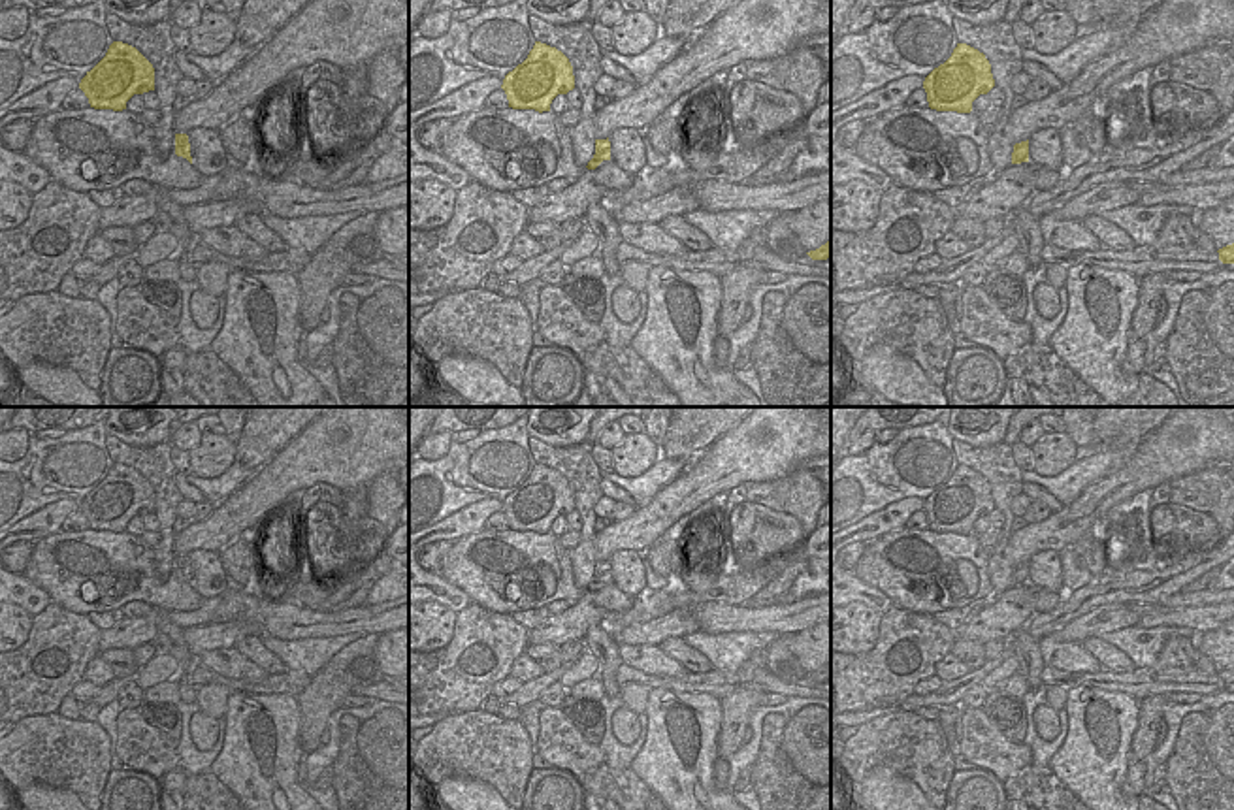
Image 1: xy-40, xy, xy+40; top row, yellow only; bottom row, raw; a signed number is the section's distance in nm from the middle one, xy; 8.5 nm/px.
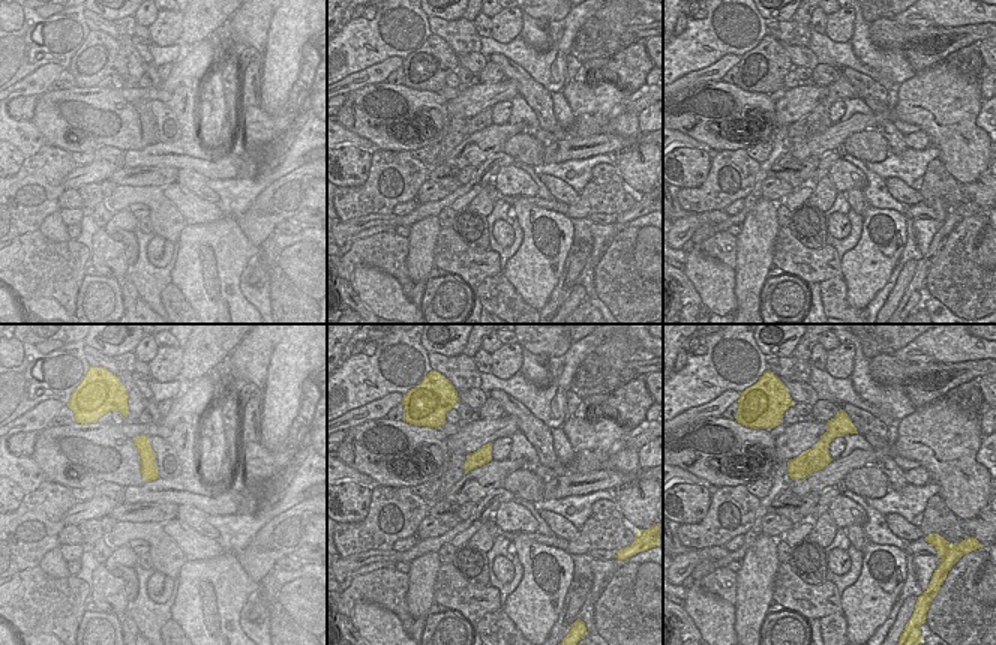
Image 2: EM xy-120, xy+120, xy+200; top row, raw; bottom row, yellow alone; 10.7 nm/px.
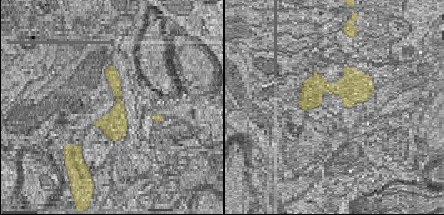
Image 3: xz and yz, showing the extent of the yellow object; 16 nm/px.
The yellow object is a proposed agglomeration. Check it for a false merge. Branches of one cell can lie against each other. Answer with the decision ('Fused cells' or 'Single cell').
Fused cells

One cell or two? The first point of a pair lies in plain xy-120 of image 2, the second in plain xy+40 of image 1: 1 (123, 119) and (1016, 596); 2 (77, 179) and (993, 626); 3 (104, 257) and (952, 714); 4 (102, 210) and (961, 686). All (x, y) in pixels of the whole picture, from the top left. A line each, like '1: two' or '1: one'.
1: two
2: one
3: two
4: two

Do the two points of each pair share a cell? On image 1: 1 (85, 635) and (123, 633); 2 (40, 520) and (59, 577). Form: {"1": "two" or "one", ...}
{"1": "two", "2": "two"}

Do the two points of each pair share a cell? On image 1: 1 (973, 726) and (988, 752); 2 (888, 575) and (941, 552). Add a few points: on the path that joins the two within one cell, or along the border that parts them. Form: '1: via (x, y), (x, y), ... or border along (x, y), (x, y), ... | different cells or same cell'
1: via (976, 731), (986, 746) | same cell
2: via (884, 554), (884, 547), (899, 535), (920, 535) | same cell

